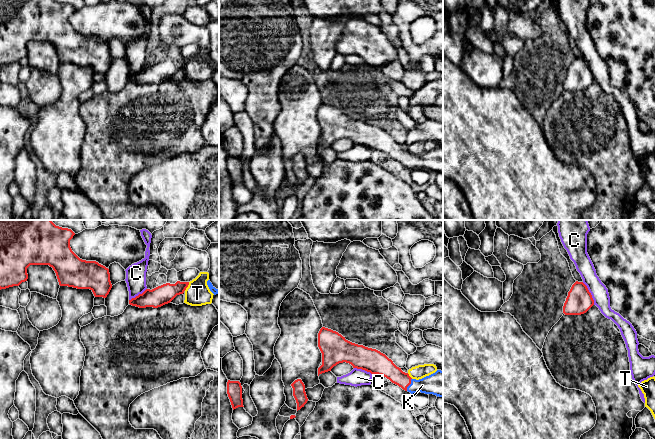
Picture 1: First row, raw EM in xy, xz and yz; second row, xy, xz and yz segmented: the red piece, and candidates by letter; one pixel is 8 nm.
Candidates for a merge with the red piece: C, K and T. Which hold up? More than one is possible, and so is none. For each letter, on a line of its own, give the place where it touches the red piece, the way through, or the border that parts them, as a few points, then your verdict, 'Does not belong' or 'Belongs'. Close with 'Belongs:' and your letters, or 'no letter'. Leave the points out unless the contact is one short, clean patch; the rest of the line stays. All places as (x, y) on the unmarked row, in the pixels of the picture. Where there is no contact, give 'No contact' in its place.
C: Touches red at yz (590, 69). Boundary: yz (582, 58), (590, 69), (594, 80). Does not belong
K: Touches red at xz (410, 159). Path across: xz (384, 142), (410, 159), (441, 159). Belongs
T: Touches red at xy (187, 62). Boundary: xy (189, 58), (184, 66). Does not belong
Belongs: K

